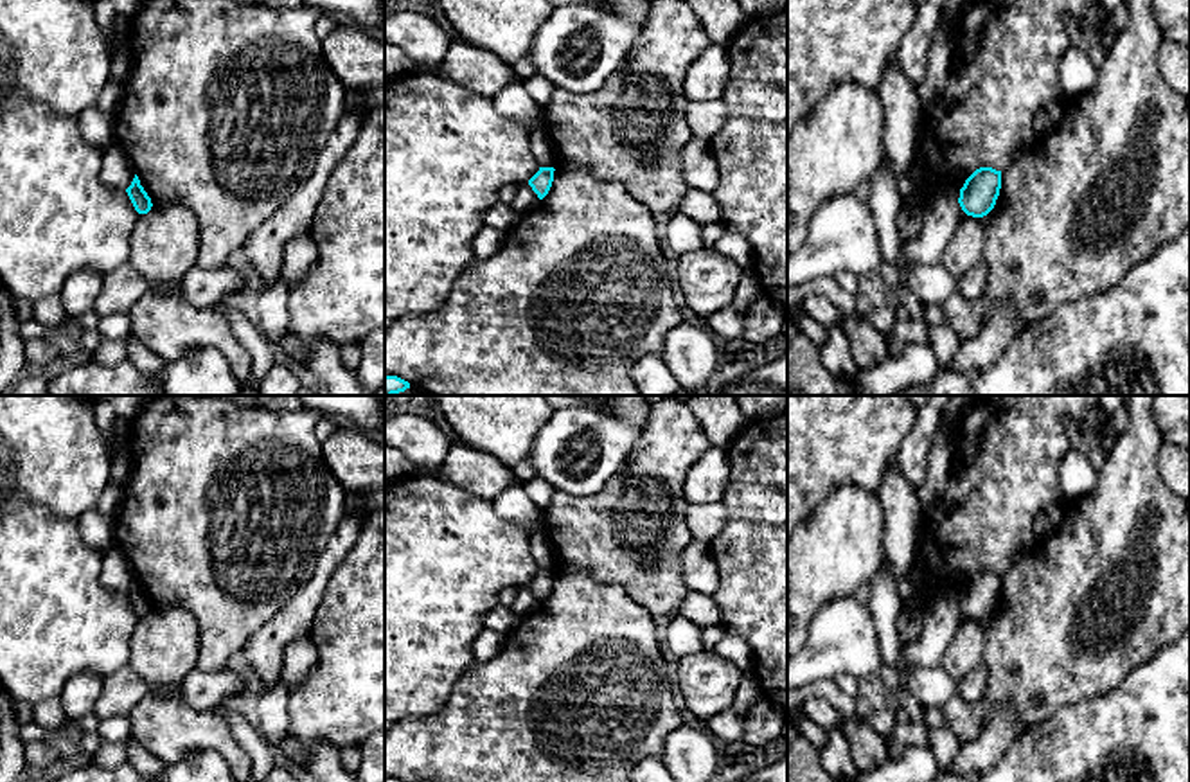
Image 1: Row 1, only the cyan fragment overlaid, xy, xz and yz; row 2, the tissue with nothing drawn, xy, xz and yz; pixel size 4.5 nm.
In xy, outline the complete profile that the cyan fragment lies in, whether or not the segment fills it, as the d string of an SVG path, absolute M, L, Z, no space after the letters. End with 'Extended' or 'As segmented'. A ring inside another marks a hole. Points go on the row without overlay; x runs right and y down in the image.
M135 577L131 588L126 591L126 595L138 617L147 617L151 613L151 609L153 609L151 600L140 588L140 582L137 577Z. As segmented

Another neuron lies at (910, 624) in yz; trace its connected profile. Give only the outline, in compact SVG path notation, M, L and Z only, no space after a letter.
M902 611L897 618L897 629L904 647L913 644L922 633L922 613Z

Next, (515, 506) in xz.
M521 484L505 489L498 496L496 511L509 523L530 532L539 529L543 520L543 511L530 500Z

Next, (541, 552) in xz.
M539 529L532 530L528 538L530 555L539 570L554 570L555 557L546 534Z

